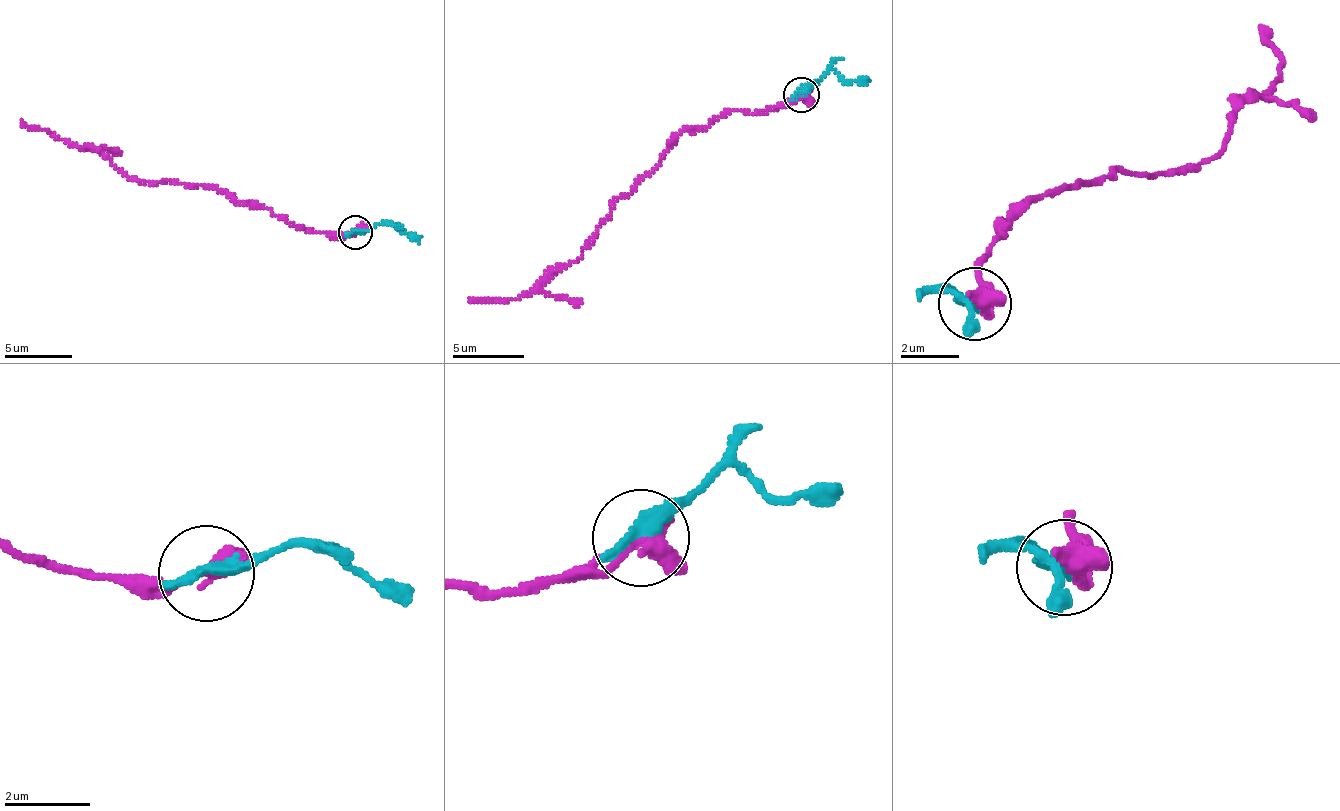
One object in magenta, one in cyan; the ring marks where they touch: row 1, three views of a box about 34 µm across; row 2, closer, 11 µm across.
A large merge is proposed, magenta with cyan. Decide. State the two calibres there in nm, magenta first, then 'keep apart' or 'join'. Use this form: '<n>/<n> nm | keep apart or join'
360/400 nm | join

